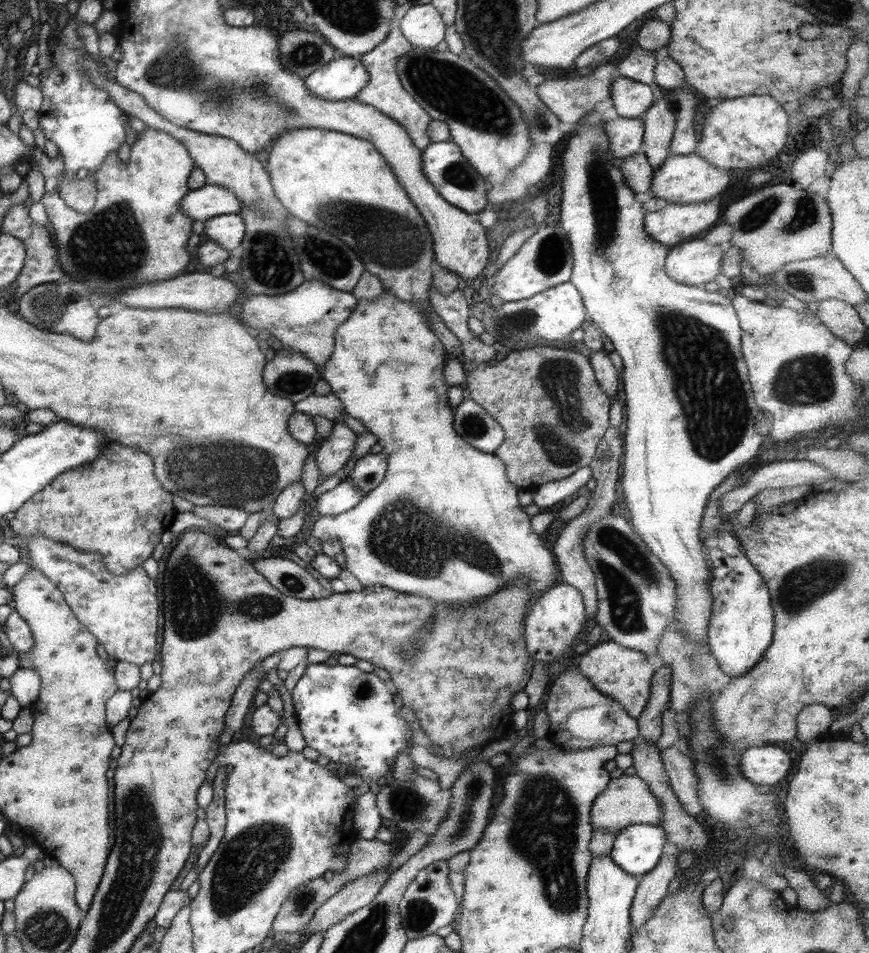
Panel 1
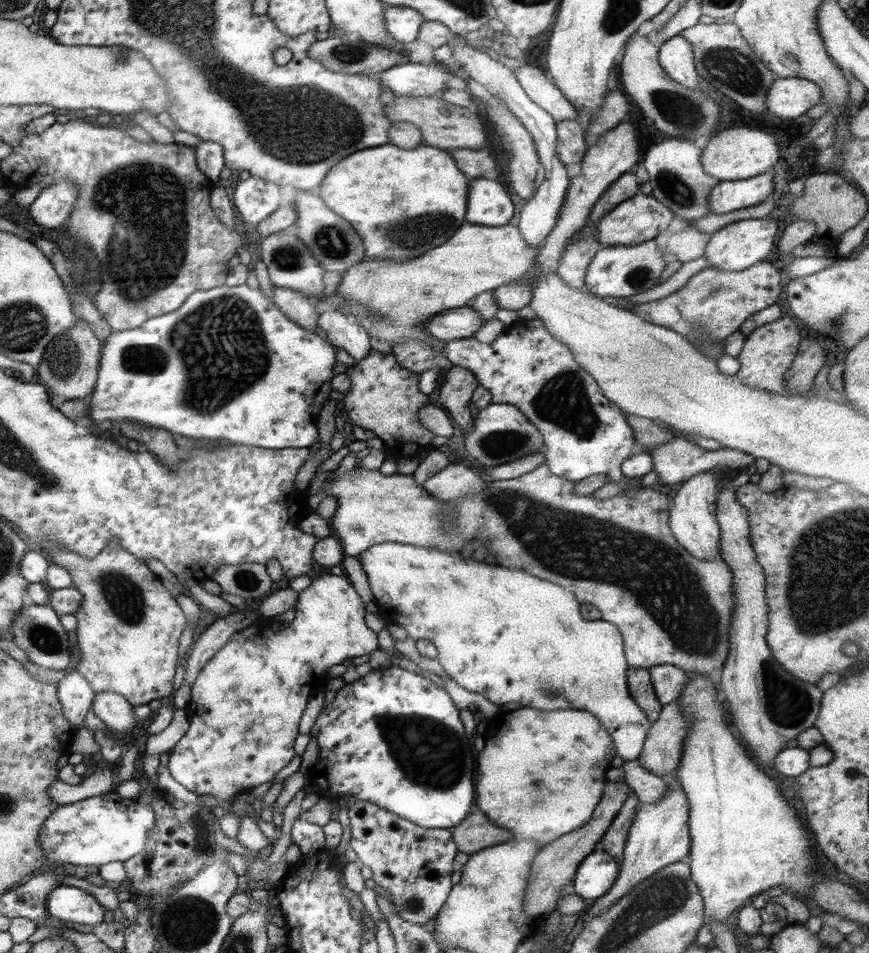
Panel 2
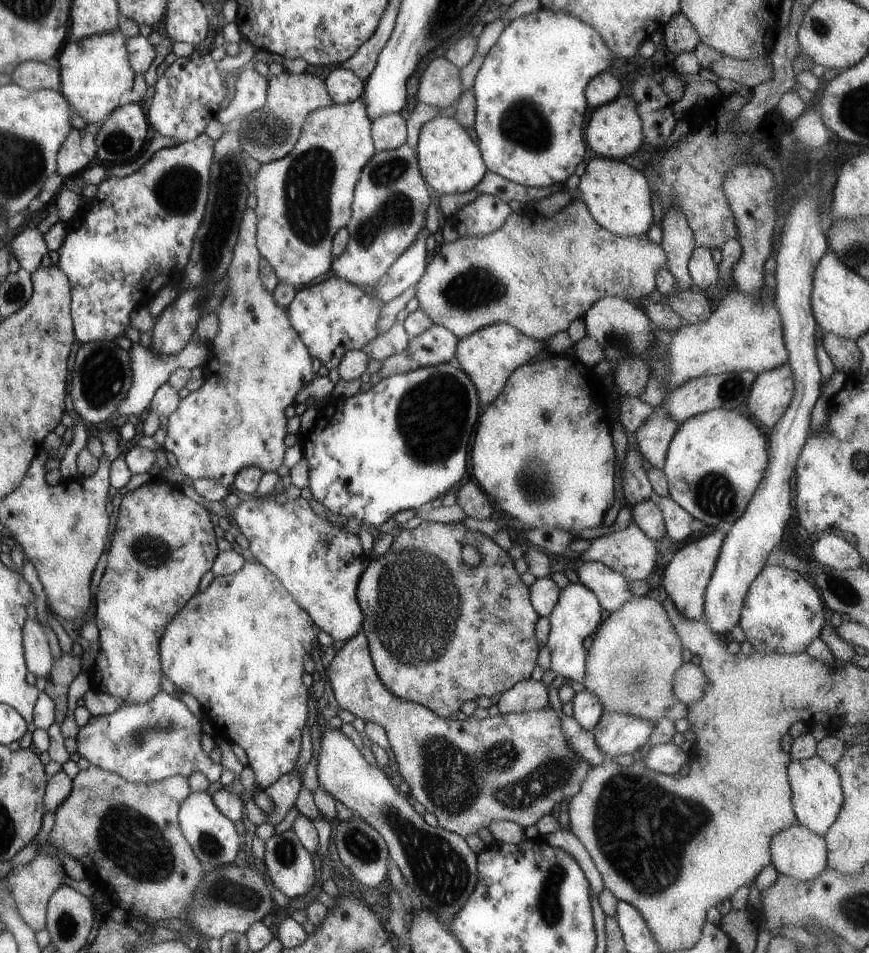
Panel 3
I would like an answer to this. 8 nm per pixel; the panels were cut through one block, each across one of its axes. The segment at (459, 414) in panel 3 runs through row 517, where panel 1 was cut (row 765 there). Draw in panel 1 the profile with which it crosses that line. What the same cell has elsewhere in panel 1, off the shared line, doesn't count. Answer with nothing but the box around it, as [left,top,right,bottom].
[291,663,410,782]

